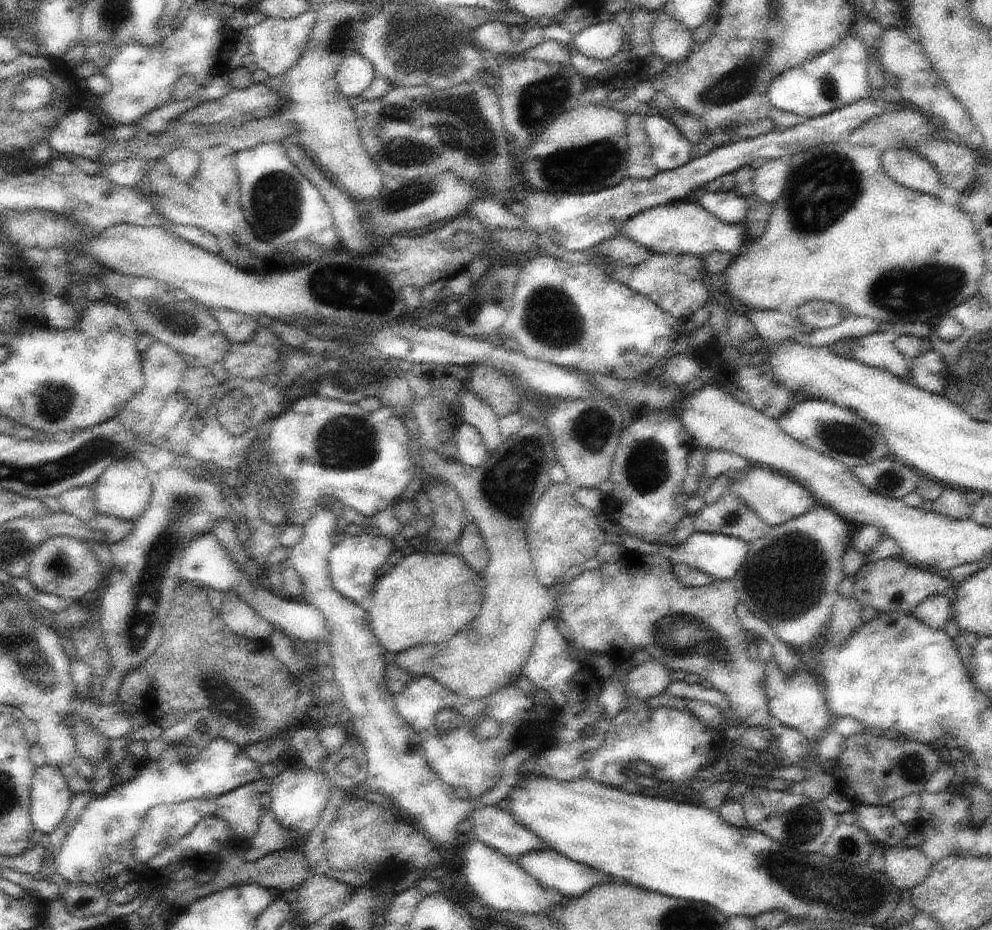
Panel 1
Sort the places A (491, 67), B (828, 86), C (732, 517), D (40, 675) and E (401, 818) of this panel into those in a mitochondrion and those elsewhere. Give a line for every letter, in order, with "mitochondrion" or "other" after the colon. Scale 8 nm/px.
A: other
B: mitochondrion
C: mitochondrion
D: mitochondrion
E: other

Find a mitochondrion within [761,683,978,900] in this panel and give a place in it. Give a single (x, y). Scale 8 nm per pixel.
(910, 768)

